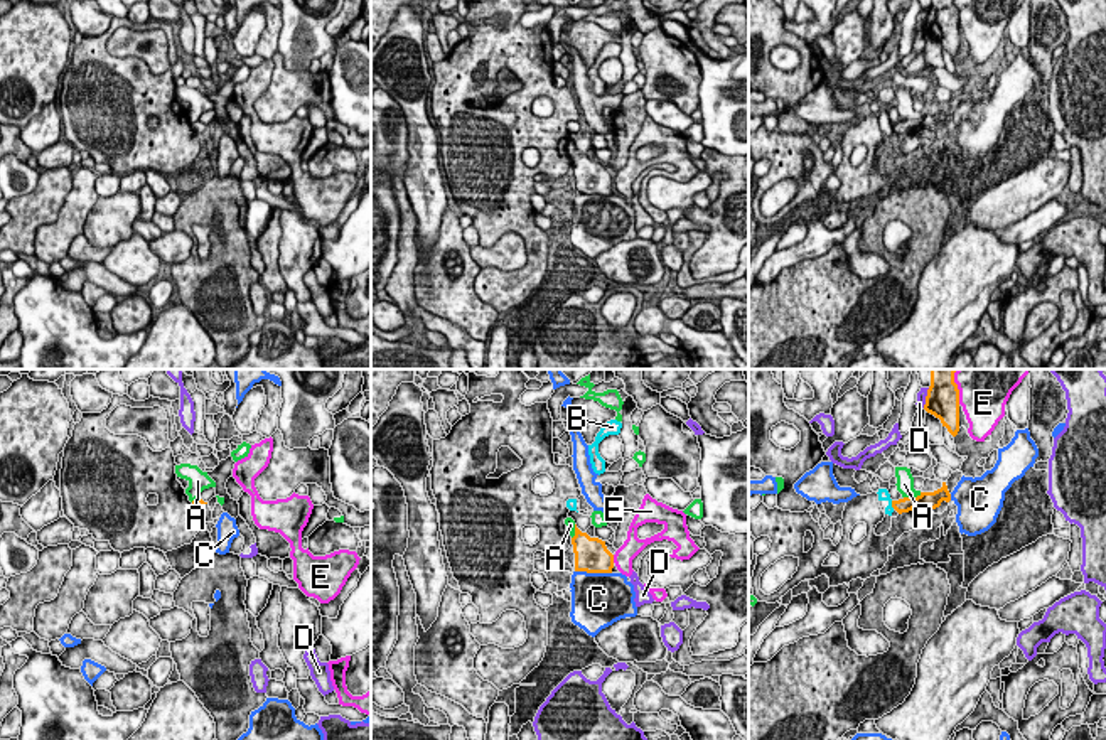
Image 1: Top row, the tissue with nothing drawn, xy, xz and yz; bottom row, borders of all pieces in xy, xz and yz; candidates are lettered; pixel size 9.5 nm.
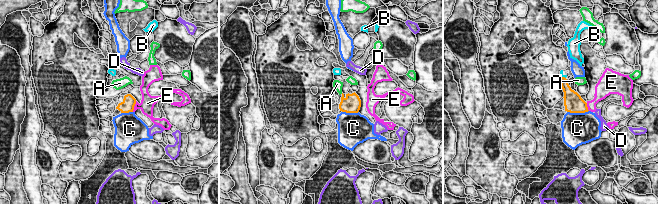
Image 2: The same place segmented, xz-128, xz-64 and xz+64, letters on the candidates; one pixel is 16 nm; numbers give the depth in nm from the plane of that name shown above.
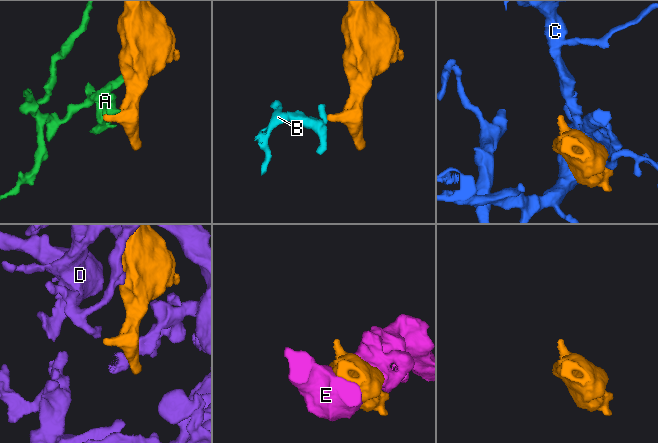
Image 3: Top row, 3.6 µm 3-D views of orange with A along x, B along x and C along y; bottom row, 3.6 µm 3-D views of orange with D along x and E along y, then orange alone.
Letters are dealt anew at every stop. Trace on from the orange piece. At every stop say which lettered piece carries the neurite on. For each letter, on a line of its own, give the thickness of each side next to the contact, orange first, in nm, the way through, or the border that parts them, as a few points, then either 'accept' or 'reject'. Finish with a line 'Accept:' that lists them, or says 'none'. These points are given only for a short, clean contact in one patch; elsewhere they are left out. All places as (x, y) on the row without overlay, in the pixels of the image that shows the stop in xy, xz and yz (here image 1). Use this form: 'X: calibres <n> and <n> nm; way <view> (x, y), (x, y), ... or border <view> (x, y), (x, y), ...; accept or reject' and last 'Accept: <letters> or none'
A: calibres 170 and 160 nm; border yz (921, 115), (904, 120); reject
B: calibres 140 and 100 nm; border yz (891, 123), (894, 130); reject
C: calibres 320 and 480 nm; reject
D: calibres 320 and 100 nm; reject
E: calibres 320 and 190 nm; reject
Accept: none

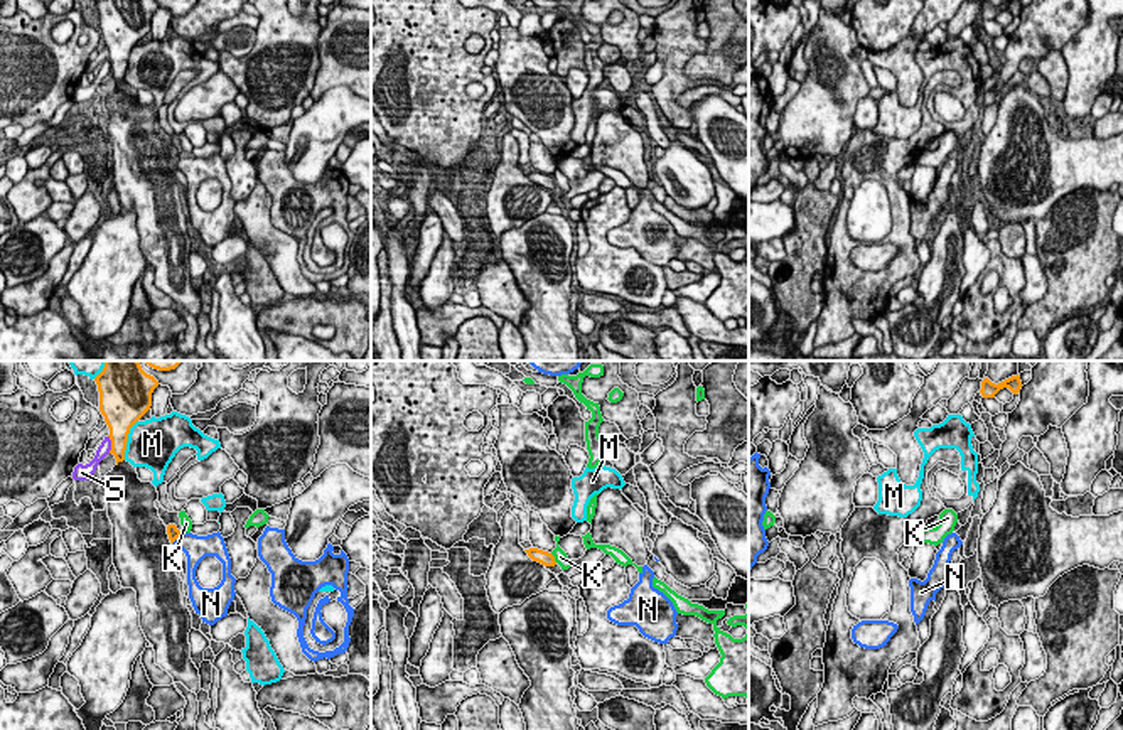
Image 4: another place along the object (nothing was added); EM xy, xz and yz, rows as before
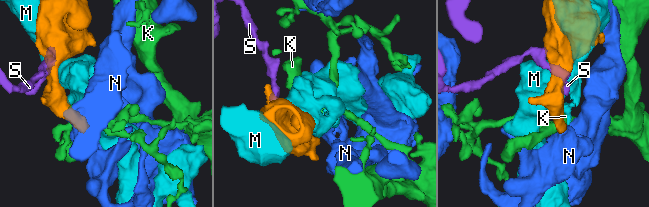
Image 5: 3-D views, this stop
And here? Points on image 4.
K: calibres 130 and 130 nm; border xz (550, 176), (557, 184); reject
M: calibres 320 and 460 nm; reject
N: calibres 120 and 240 nm; way xy (172, 154), (177, 159), (196, 171); accept
S: calibres 260 and 120 nm; reject
Accept: N

